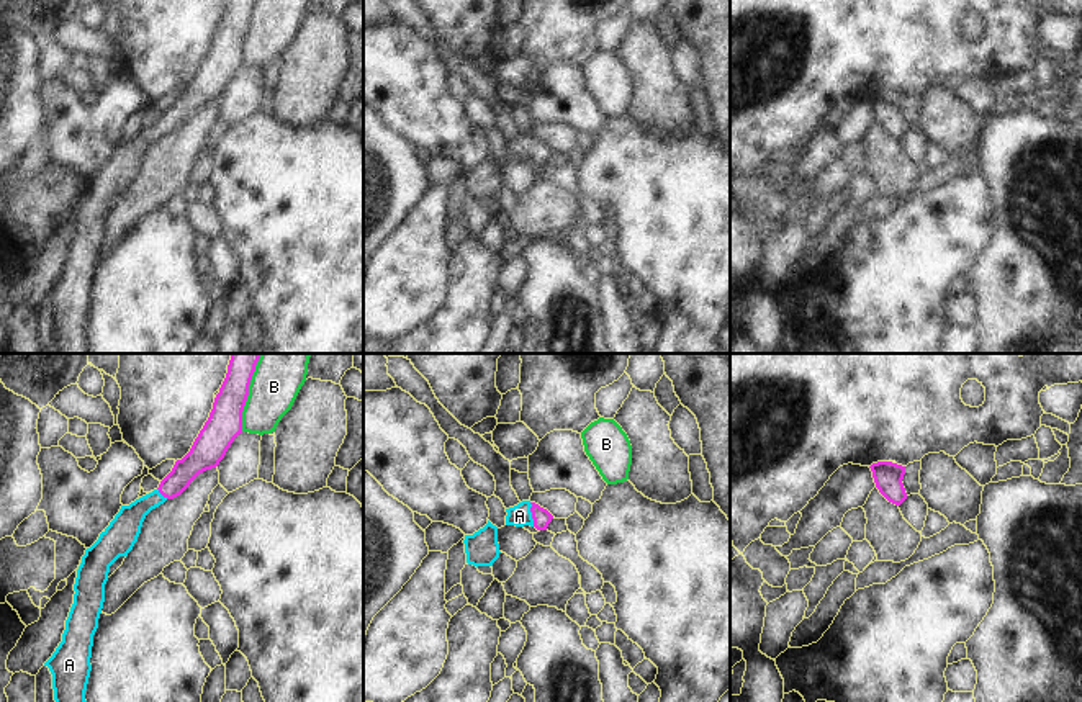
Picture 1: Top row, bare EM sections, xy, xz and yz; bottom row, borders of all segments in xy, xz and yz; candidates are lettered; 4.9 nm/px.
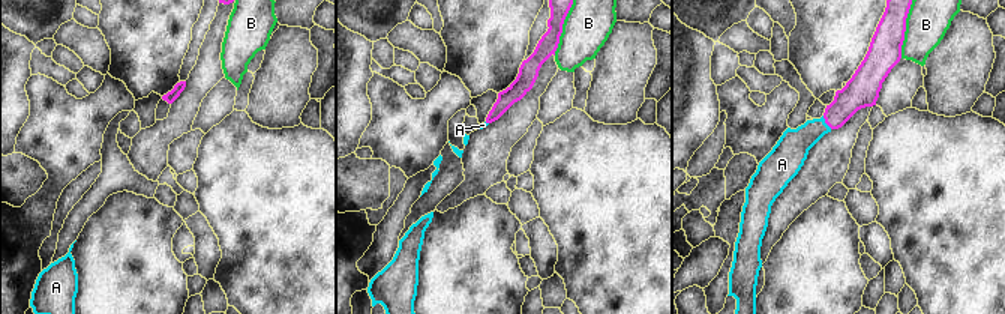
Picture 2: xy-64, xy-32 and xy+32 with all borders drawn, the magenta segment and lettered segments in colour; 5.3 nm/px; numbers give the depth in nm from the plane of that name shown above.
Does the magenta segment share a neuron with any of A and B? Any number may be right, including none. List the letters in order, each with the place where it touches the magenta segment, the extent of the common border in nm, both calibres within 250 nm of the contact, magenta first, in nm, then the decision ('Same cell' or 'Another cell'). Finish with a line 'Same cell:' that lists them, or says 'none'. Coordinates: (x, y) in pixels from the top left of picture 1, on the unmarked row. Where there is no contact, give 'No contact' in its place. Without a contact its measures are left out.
A: Touches magenta at xz (532, 148). Shared border 120 nm. Thickness 90 nm (magenta) against 110 nm. Same cell
B: Touches magenta at xy (246, 33). Shared border 320 nm. Thickness 170 nm (magenta) against 240 nm. Another cell
Same cell: A.

